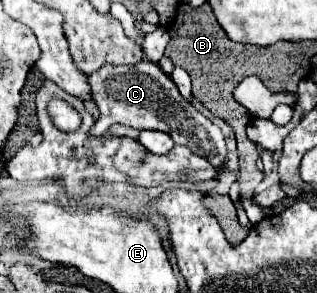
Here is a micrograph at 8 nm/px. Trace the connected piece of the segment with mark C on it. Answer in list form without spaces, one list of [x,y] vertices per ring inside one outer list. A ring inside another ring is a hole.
[[[139,62],[135,66],[103,66],[91,78],[93,98],[101,118],[92,127],[91,136],[101,136],[111,124],[125,124],[137,130],[161,130],[167,132],[175,144],[187,146],[191,152],[207,158],[213,166],[225,162],[225,138],[219,126],[205,118],[191,102],[183,100],[171,76],[167,76],[157,64]]]

